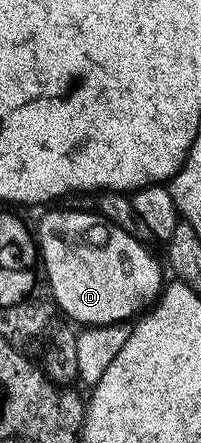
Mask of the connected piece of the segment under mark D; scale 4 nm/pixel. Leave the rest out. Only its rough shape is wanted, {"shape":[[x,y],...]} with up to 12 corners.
{"shape":[[54,208],[36,239],[75,325],[133,321],[163,265],[97,211]]}

